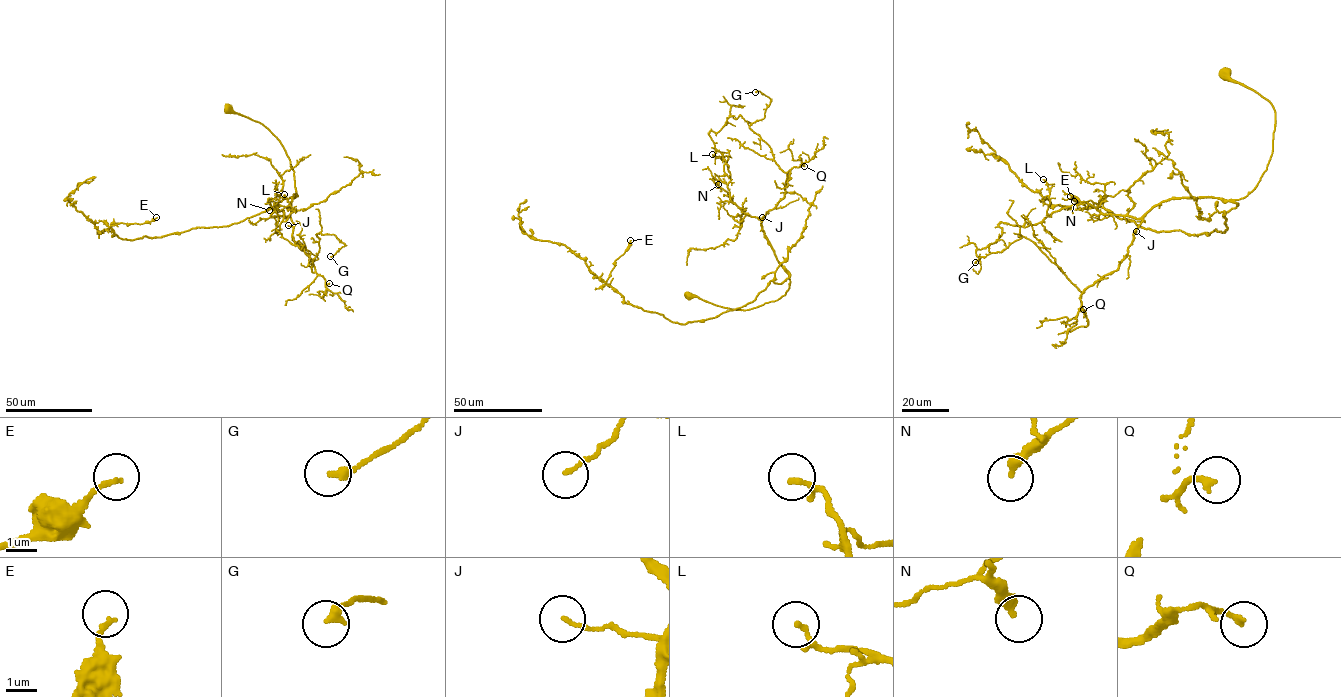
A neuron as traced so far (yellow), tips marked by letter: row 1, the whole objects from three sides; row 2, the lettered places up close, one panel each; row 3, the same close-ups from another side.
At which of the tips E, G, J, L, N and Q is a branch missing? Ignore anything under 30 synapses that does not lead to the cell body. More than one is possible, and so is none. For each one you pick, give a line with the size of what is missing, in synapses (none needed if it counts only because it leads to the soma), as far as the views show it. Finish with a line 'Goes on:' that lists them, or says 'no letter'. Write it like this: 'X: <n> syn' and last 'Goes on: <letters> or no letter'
Goes on: no letter

